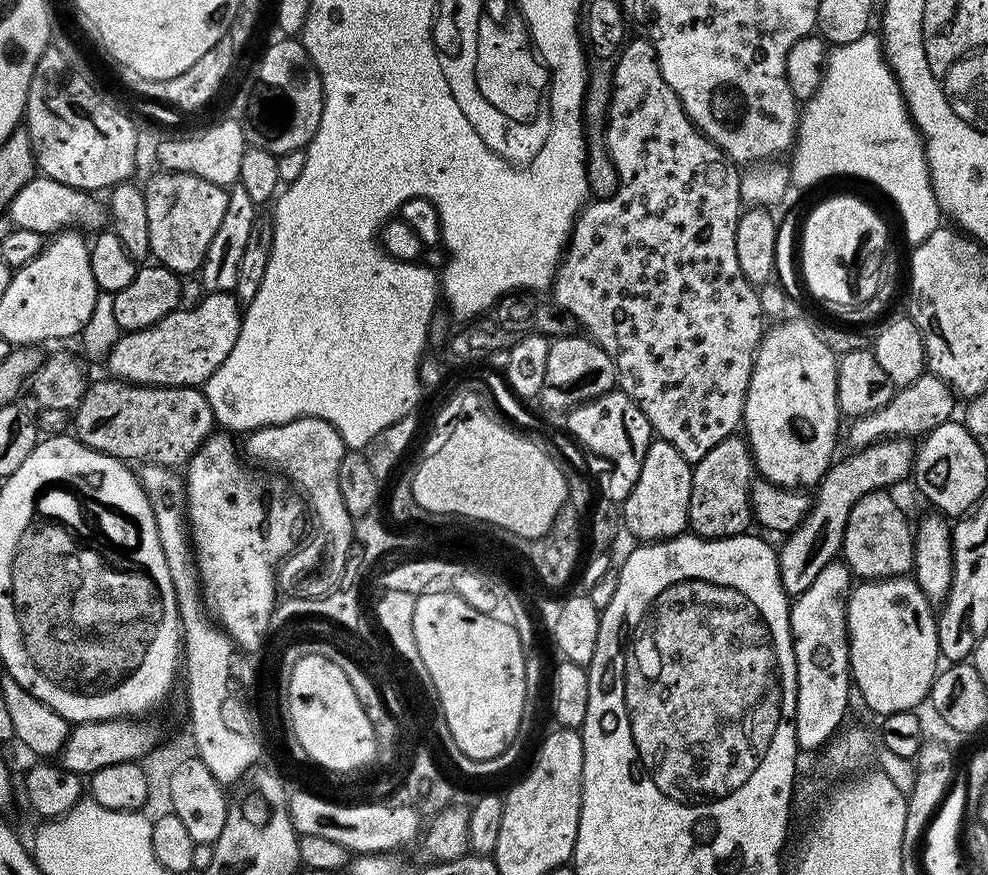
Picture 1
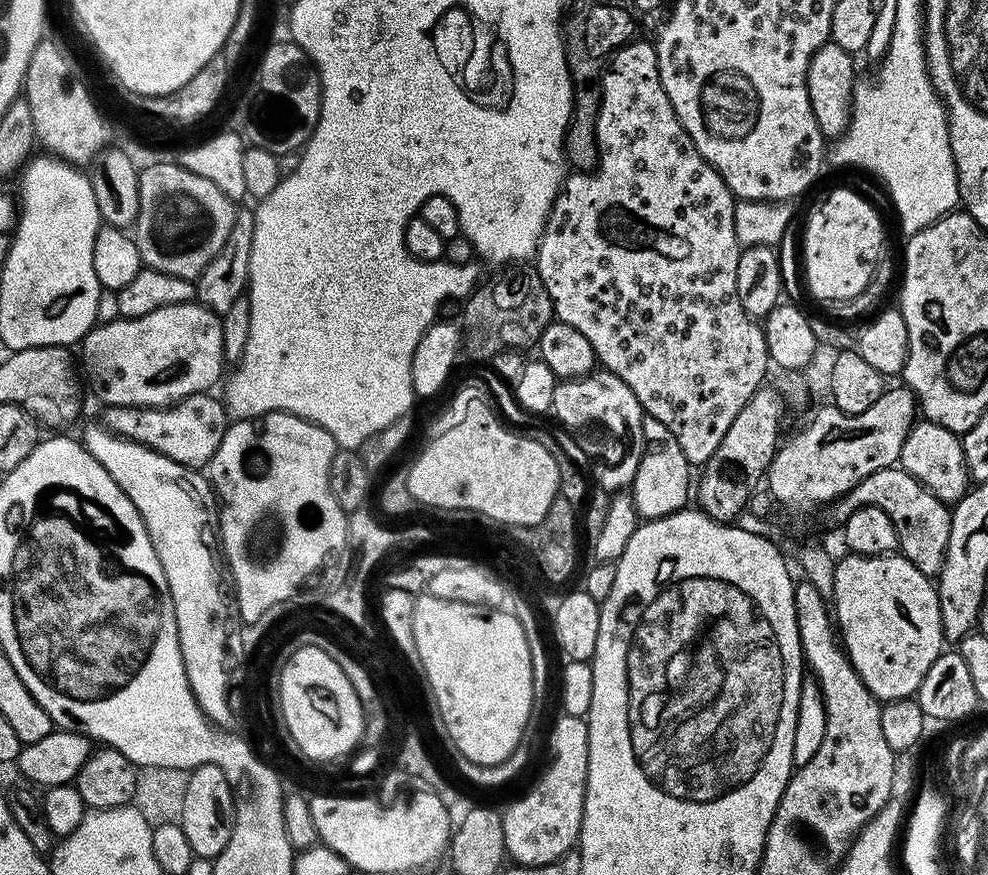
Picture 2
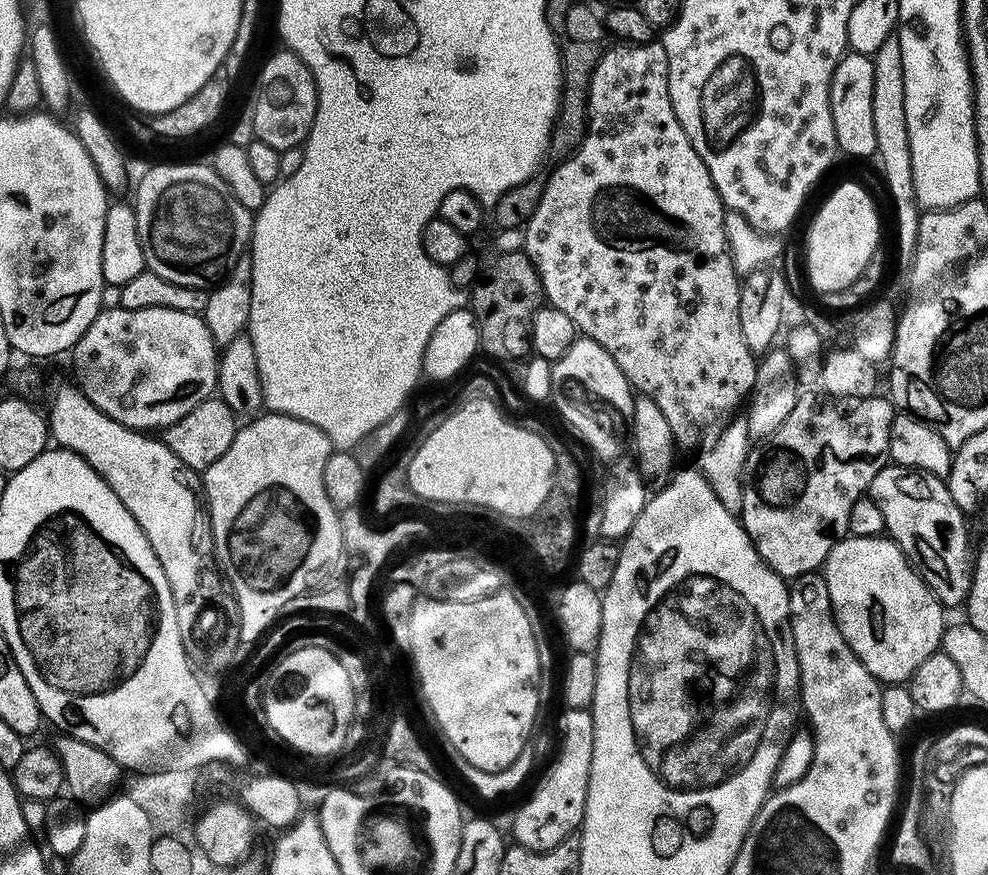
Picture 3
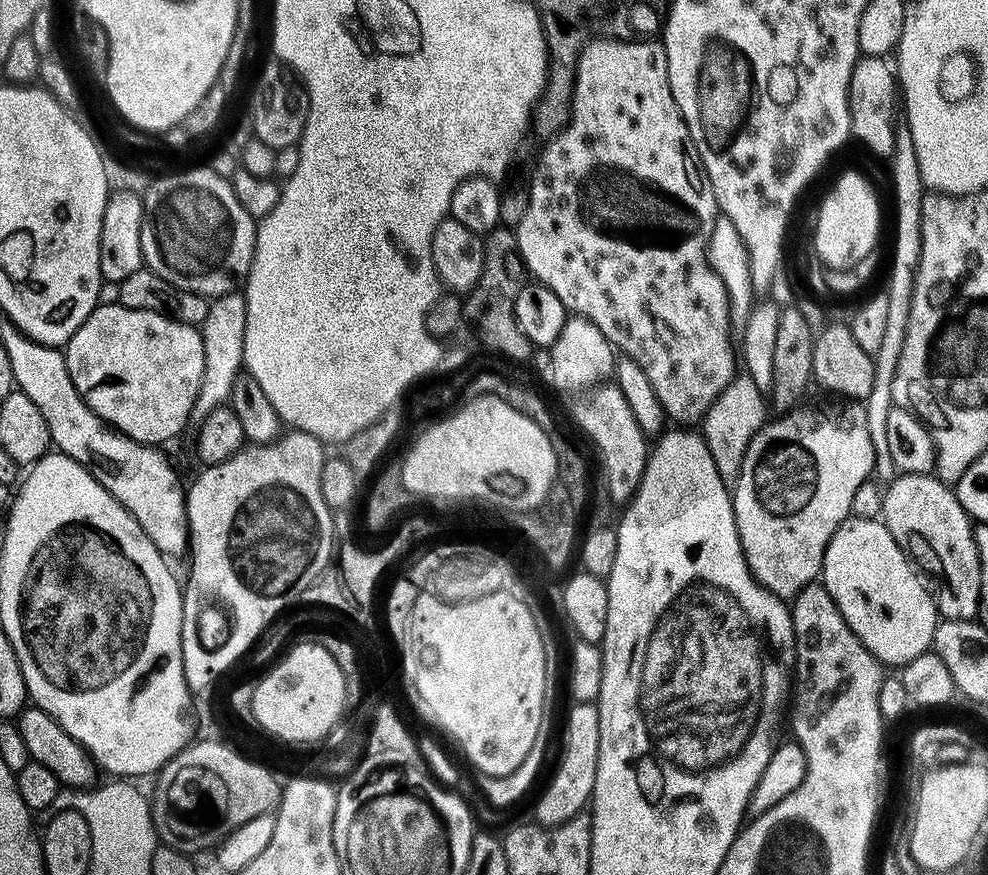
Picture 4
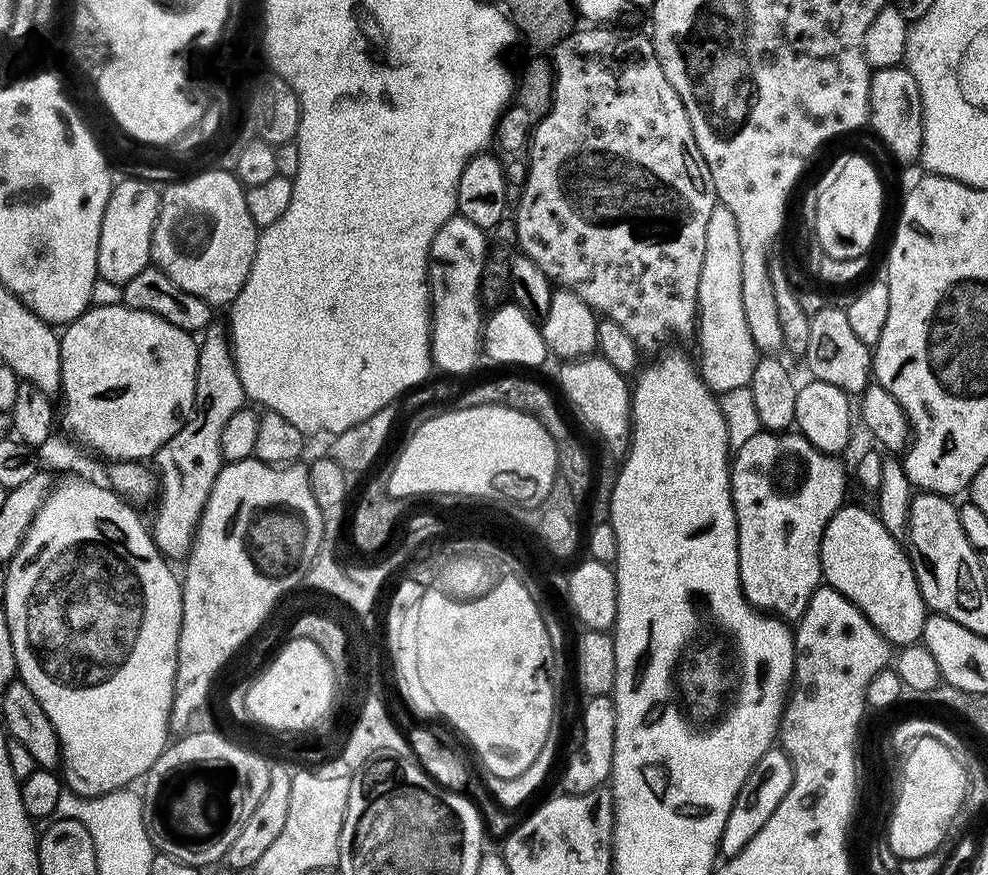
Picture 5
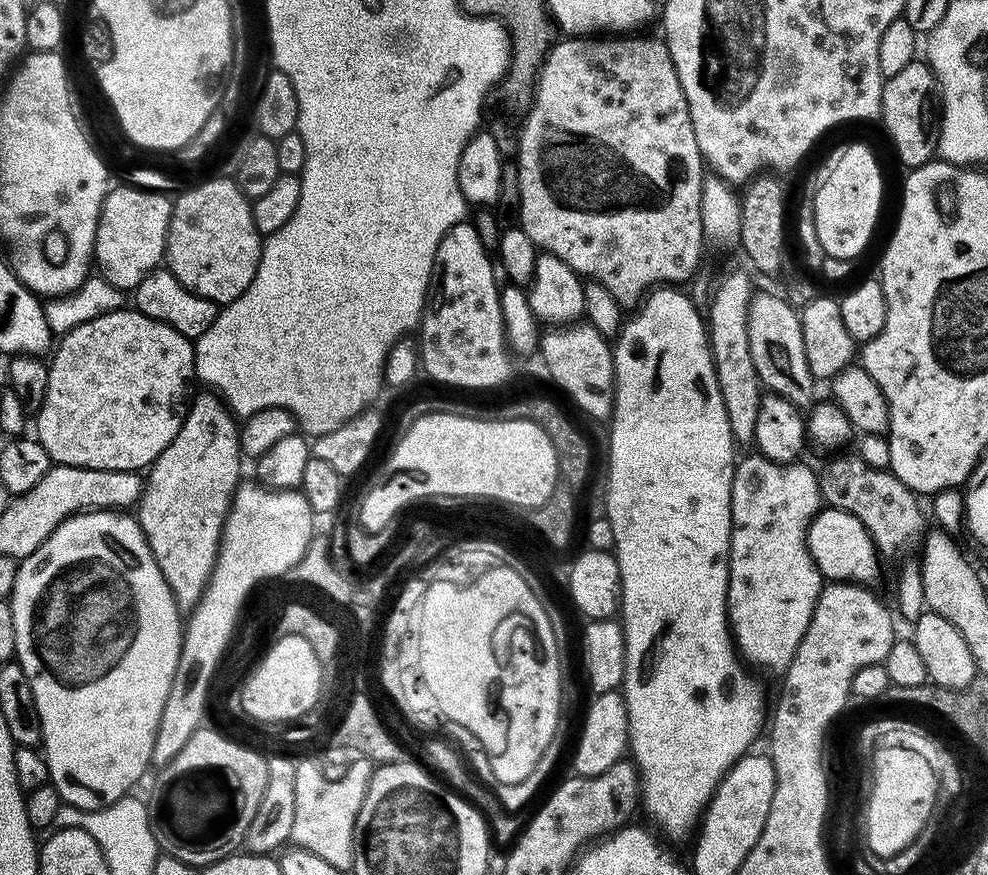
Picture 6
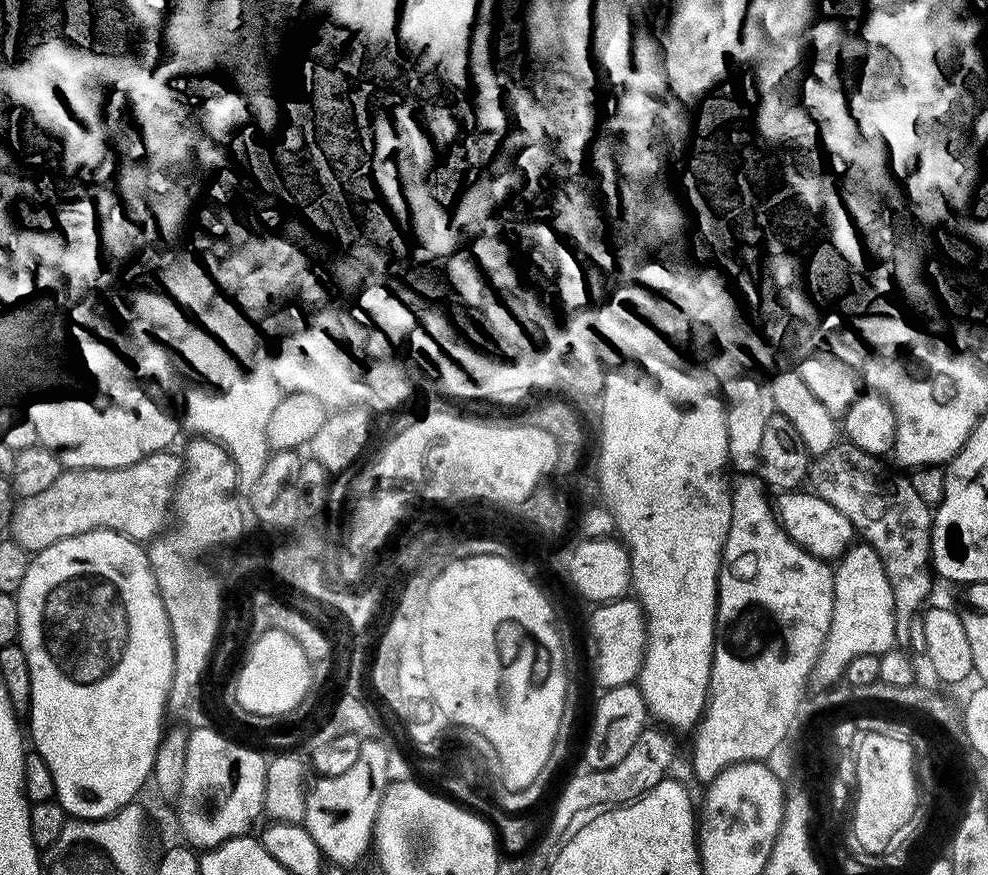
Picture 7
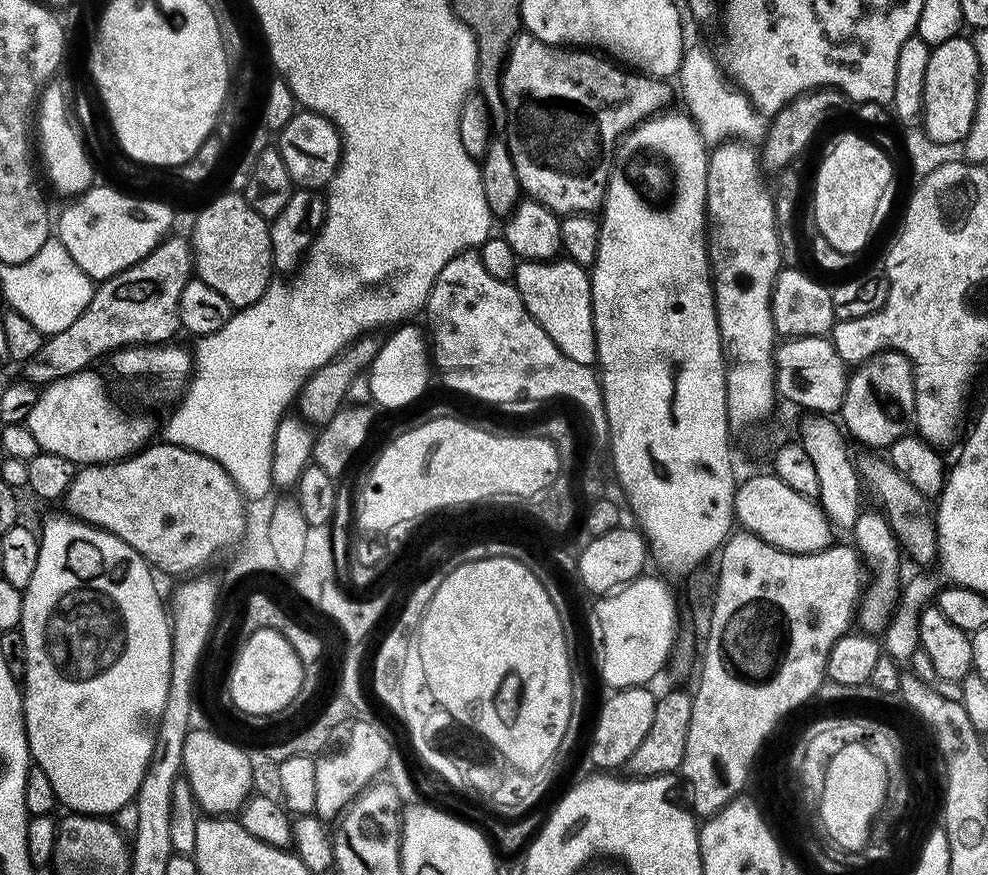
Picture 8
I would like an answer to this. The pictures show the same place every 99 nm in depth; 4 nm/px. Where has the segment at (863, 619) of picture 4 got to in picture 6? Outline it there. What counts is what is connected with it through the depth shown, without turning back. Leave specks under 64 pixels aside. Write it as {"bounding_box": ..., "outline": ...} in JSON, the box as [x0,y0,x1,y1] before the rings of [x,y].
{"bounding_box":[806,506,882,585],"outline":[[[829,506],[821,507],[813,516],[816,517],[806,524],[808,549],[825,581],[875,585],[875,580],[880,576],[882,557],[876,551],[875,543],[871,540],[866,526],[846,510]]]}

